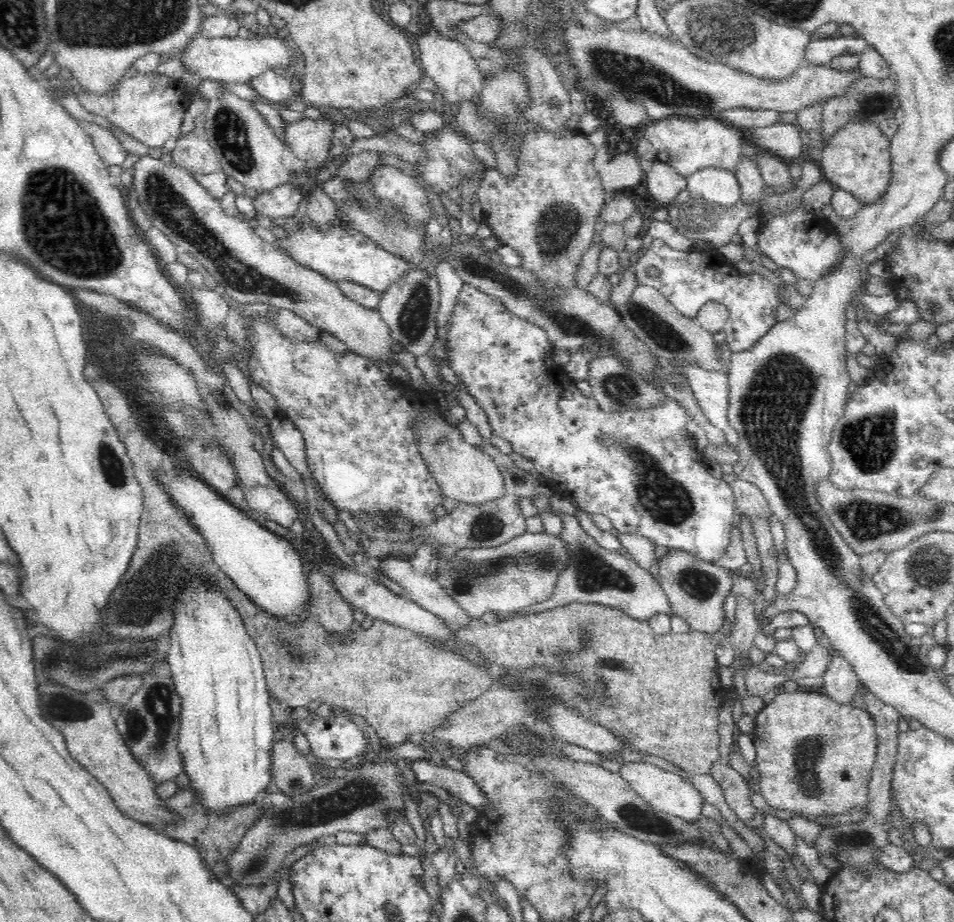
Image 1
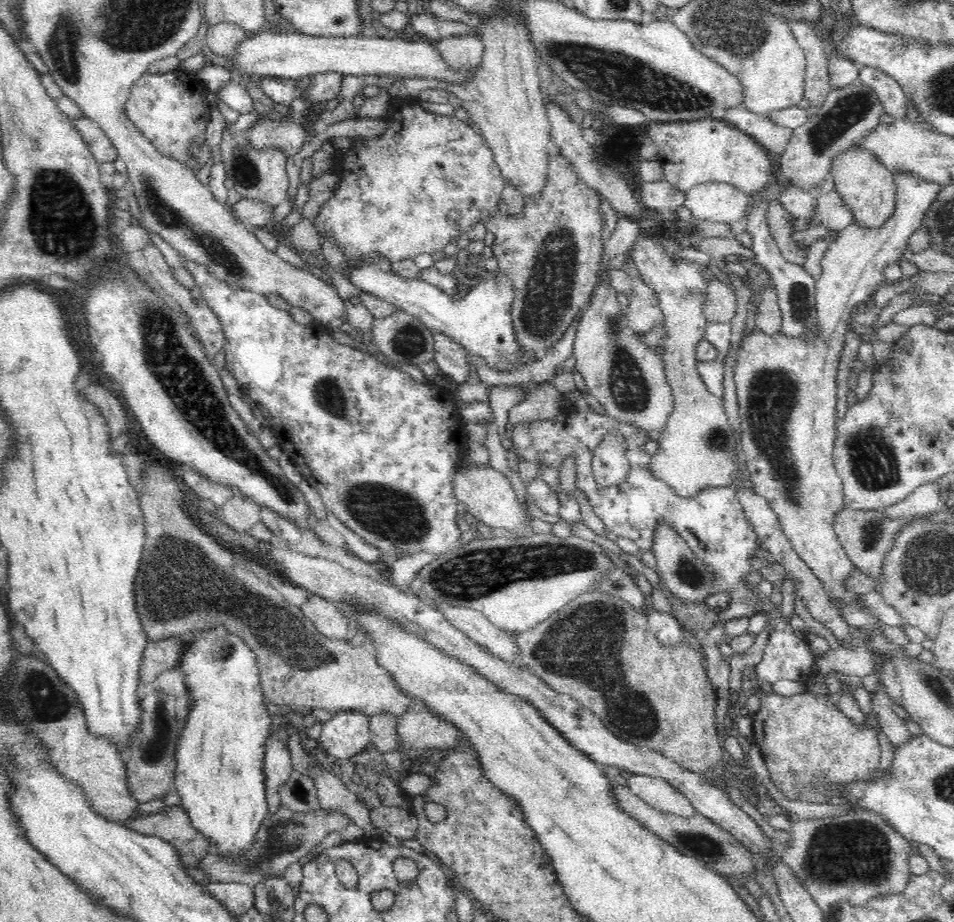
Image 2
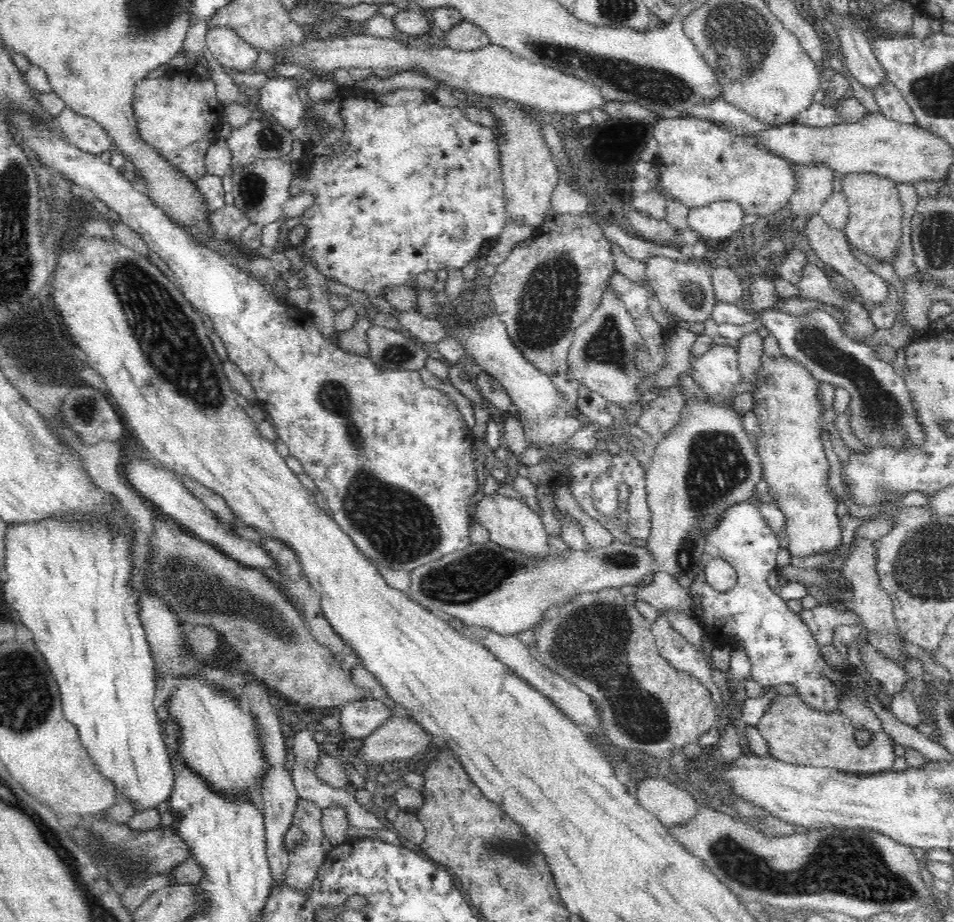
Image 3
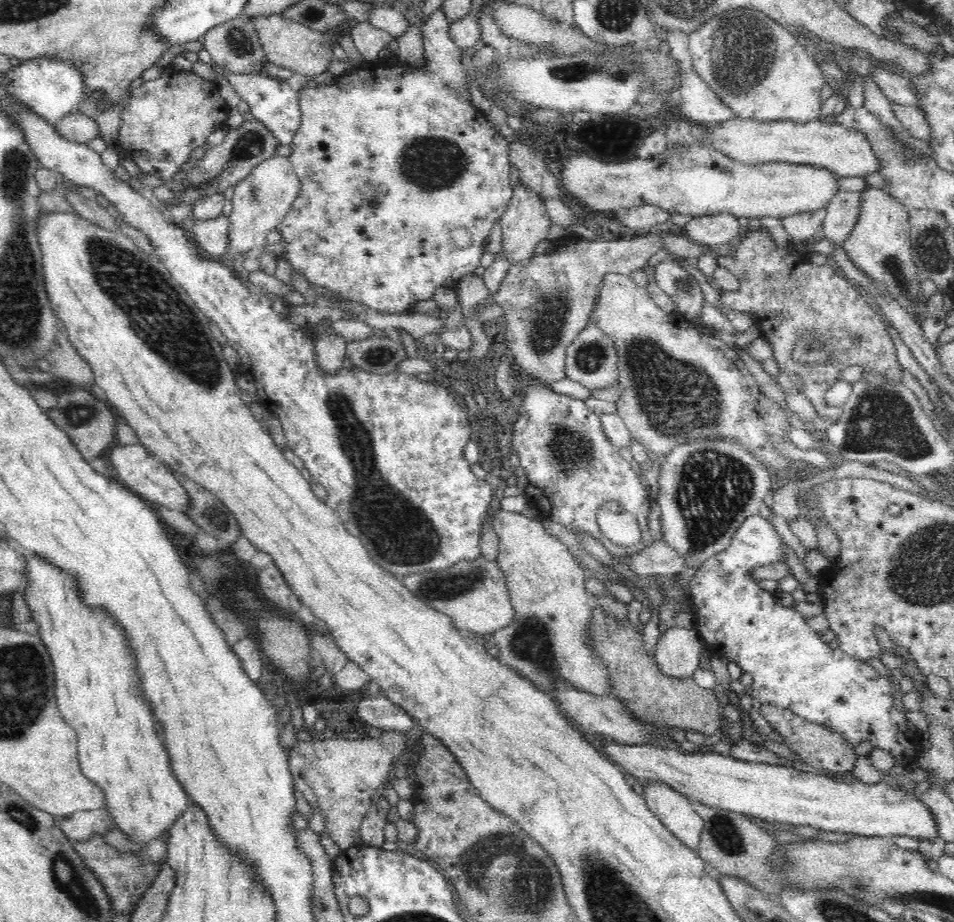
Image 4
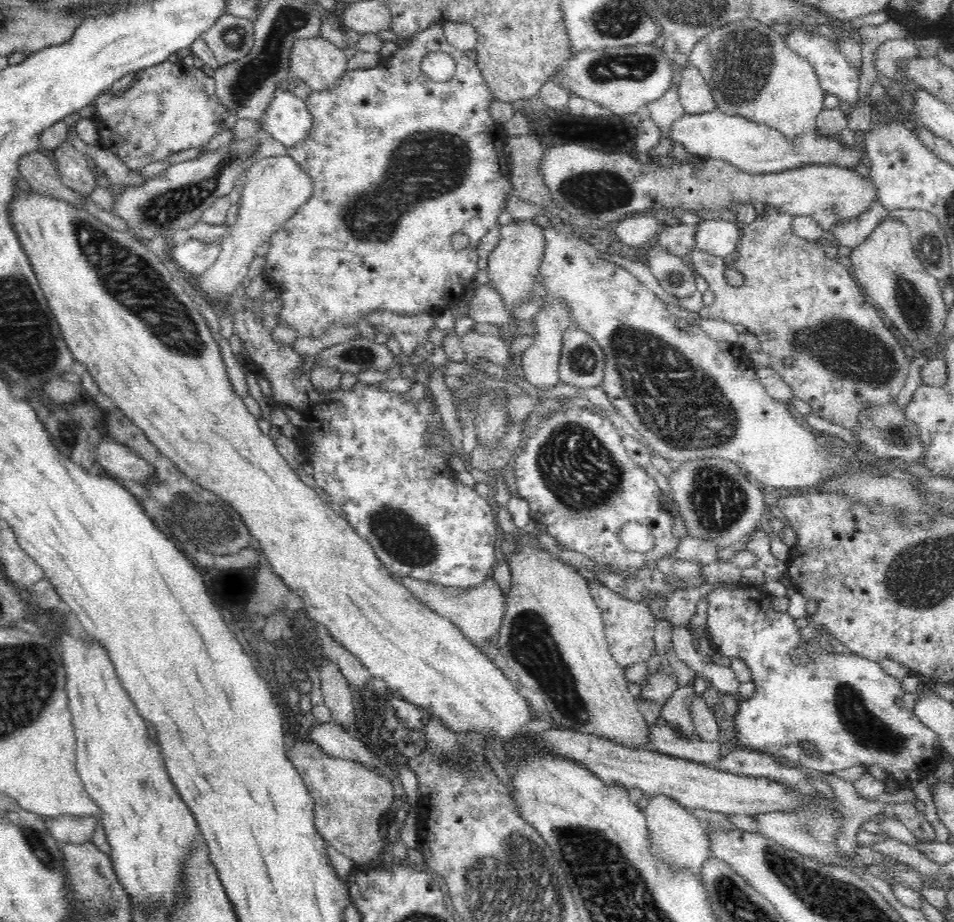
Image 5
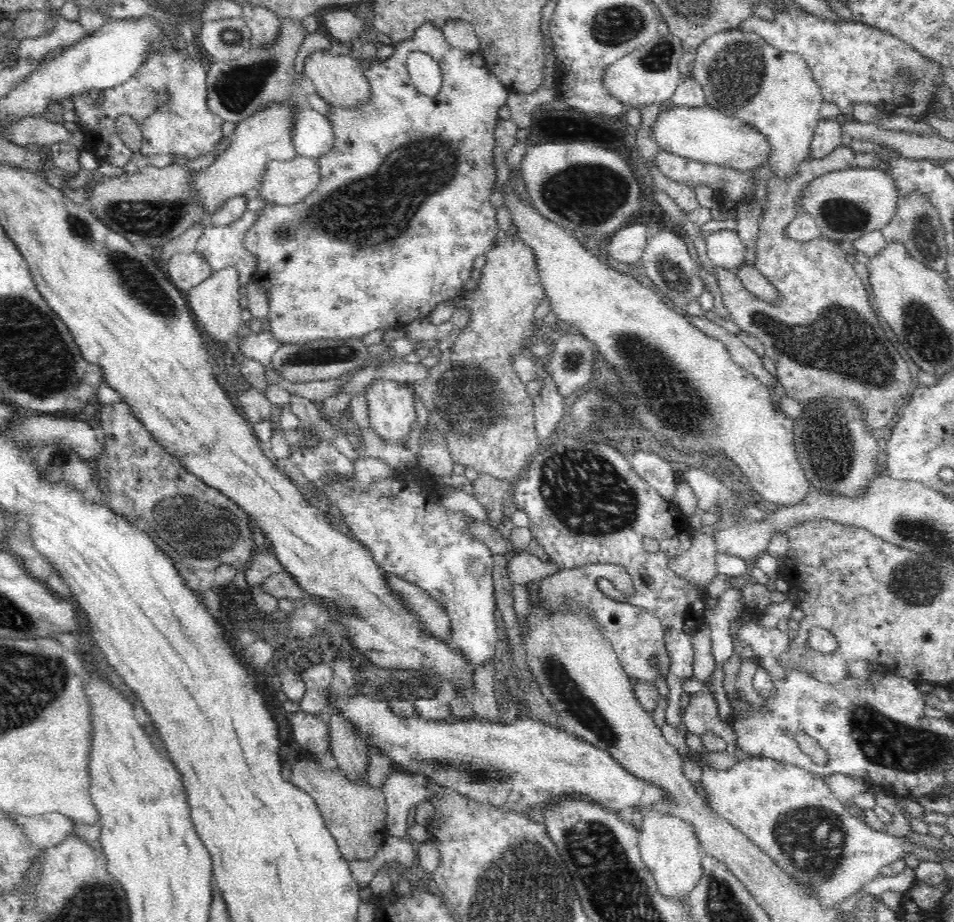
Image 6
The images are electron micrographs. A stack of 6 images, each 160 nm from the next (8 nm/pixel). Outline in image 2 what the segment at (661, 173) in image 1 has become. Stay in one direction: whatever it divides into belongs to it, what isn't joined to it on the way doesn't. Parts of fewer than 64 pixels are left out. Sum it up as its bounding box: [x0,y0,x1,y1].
[639,180,685,212]

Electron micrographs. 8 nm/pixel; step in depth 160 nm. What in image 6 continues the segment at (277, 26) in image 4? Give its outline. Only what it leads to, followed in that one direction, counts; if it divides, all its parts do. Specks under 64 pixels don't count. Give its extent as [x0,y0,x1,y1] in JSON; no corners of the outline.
[303,50,370,108]

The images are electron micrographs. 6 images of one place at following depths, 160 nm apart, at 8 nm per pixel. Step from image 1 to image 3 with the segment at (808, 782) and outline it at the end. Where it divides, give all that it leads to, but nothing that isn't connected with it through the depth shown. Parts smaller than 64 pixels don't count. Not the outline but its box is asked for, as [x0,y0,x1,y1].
[757,695,896,775]

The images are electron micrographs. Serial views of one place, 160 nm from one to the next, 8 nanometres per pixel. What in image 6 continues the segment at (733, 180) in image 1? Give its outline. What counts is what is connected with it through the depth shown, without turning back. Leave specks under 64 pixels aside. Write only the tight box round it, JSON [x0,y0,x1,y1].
[705,230,745,270]

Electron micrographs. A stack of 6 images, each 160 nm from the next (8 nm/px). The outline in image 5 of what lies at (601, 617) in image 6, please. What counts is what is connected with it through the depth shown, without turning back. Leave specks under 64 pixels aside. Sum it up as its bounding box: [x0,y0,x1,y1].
[587,581,656,669]

